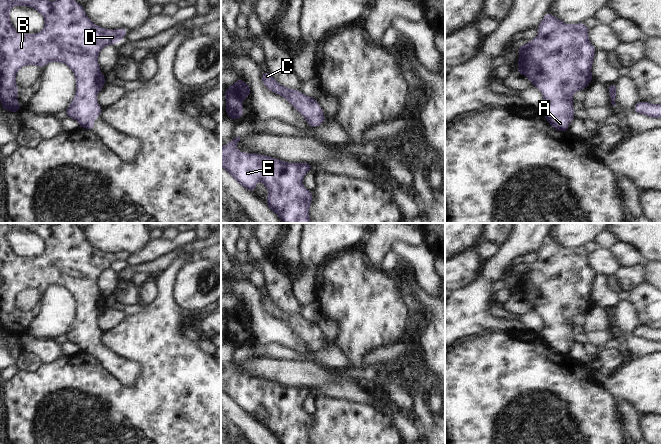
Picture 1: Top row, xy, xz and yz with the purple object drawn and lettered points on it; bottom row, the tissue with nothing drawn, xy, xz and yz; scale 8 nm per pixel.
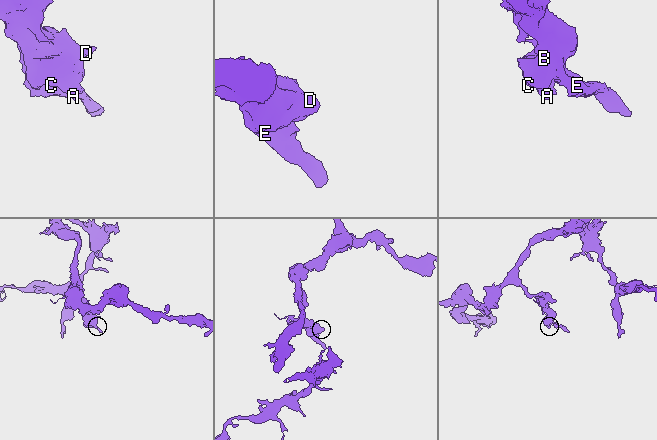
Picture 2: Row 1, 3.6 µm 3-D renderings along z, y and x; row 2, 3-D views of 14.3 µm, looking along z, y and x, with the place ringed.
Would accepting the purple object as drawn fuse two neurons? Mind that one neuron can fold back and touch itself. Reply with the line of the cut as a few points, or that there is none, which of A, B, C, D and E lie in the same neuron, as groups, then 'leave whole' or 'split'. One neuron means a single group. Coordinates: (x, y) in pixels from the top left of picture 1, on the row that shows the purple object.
no cut | A B C D E | leave whole

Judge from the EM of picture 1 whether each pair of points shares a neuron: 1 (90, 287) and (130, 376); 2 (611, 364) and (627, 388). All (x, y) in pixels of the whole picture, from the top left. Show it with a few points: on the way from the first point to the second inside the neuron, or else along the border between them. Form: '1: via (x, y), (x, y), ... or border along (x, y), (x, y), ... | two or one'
1: via (88, 310), (88, 339), (107, 358) | one
2: border along (629, 356), (611, 373), (603, 372), (594, 363) | two

